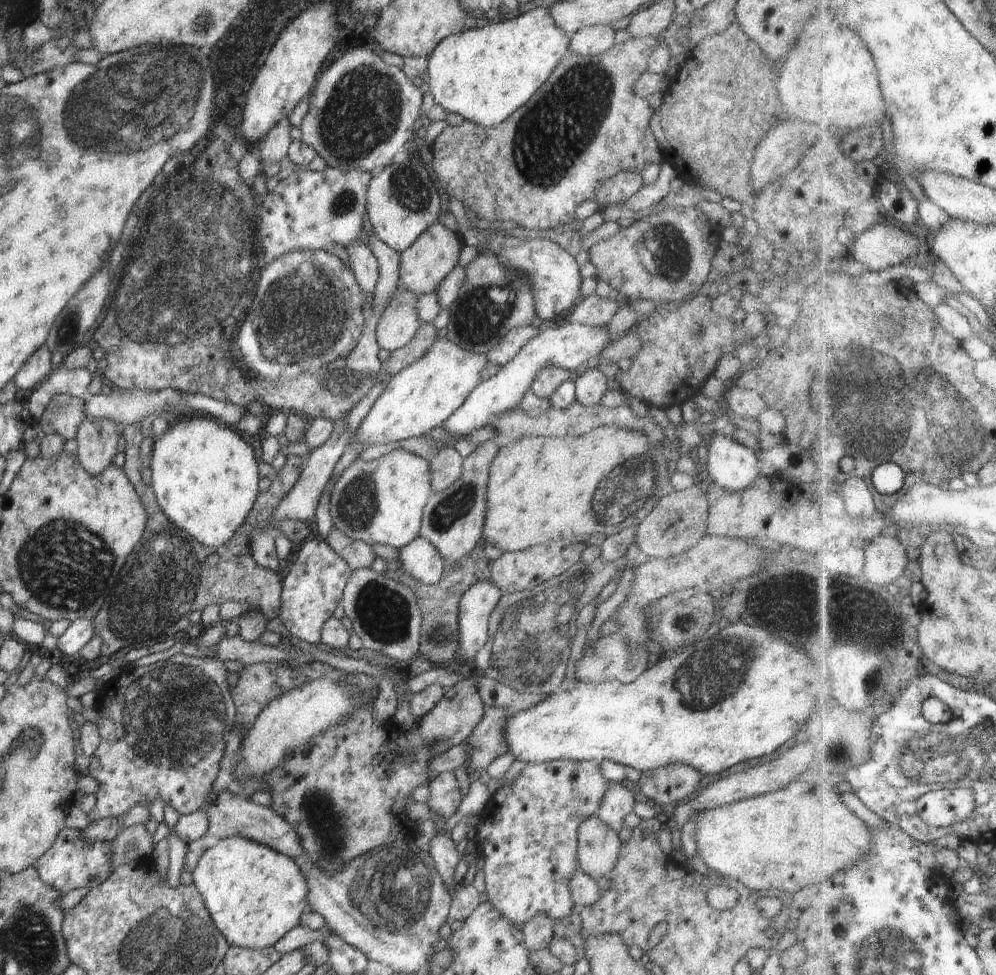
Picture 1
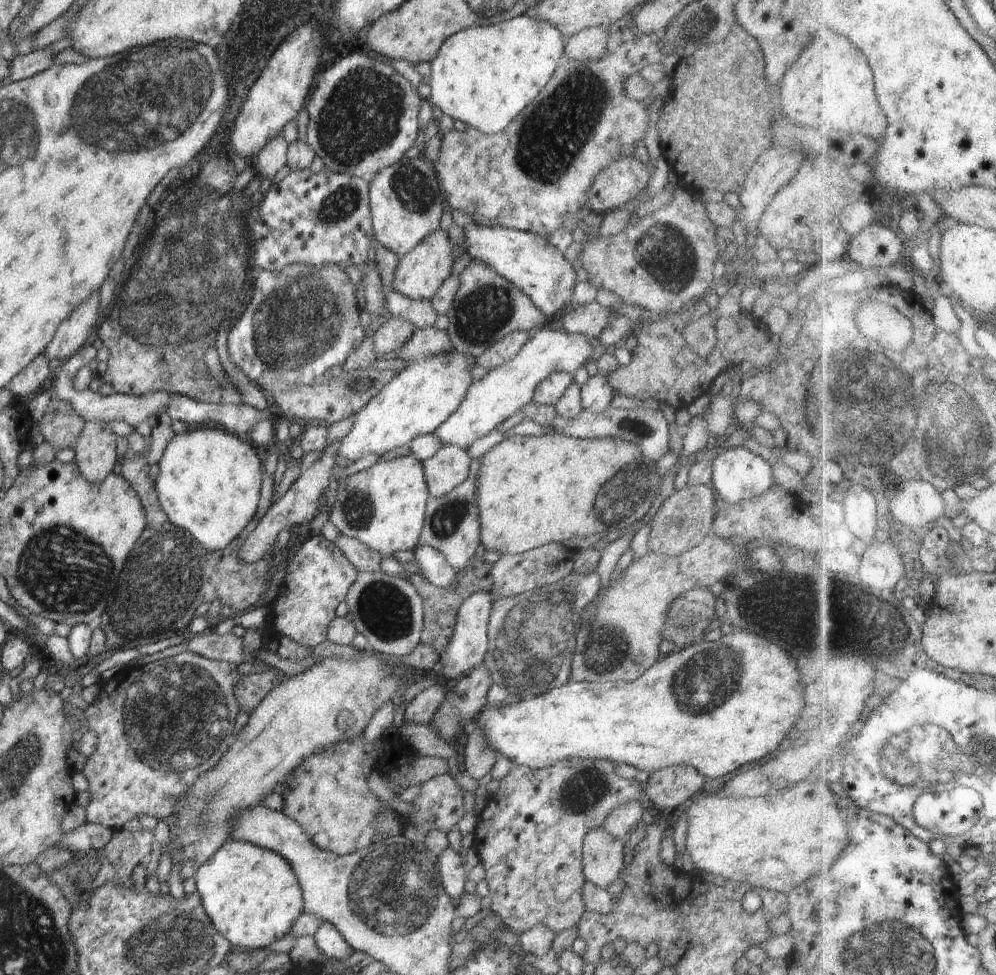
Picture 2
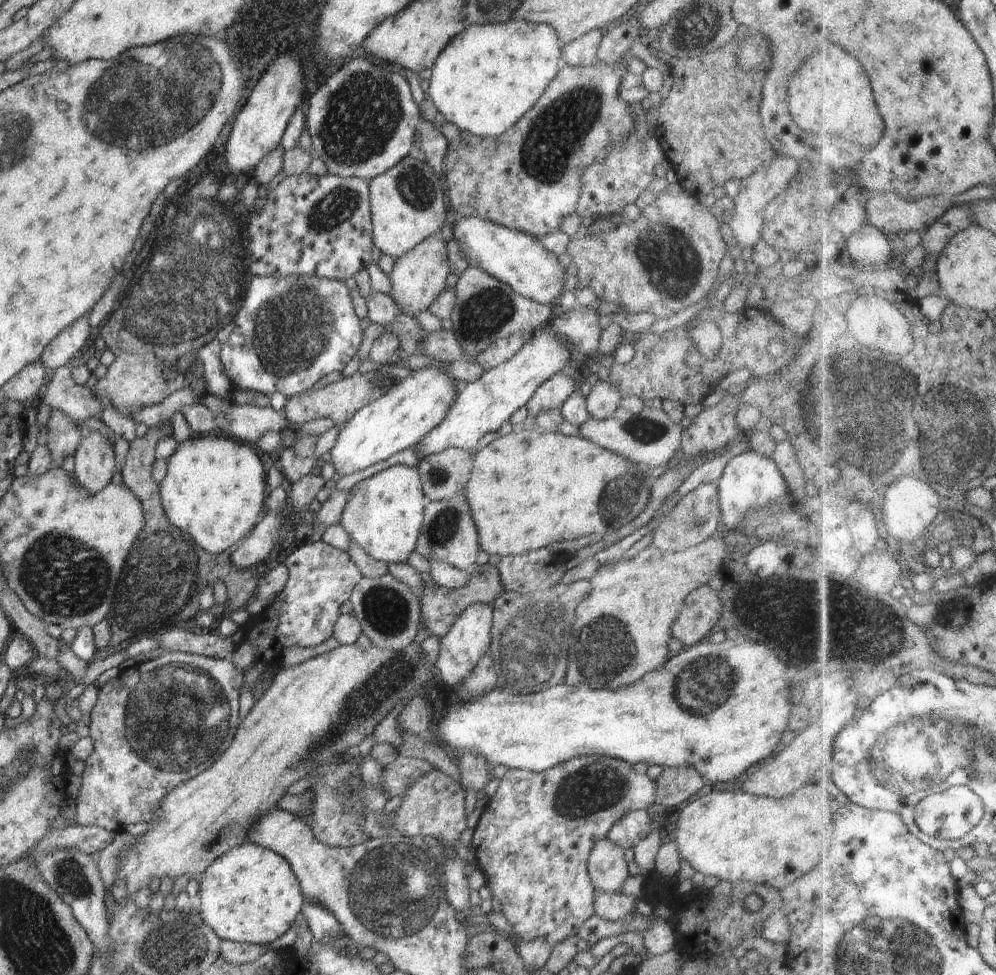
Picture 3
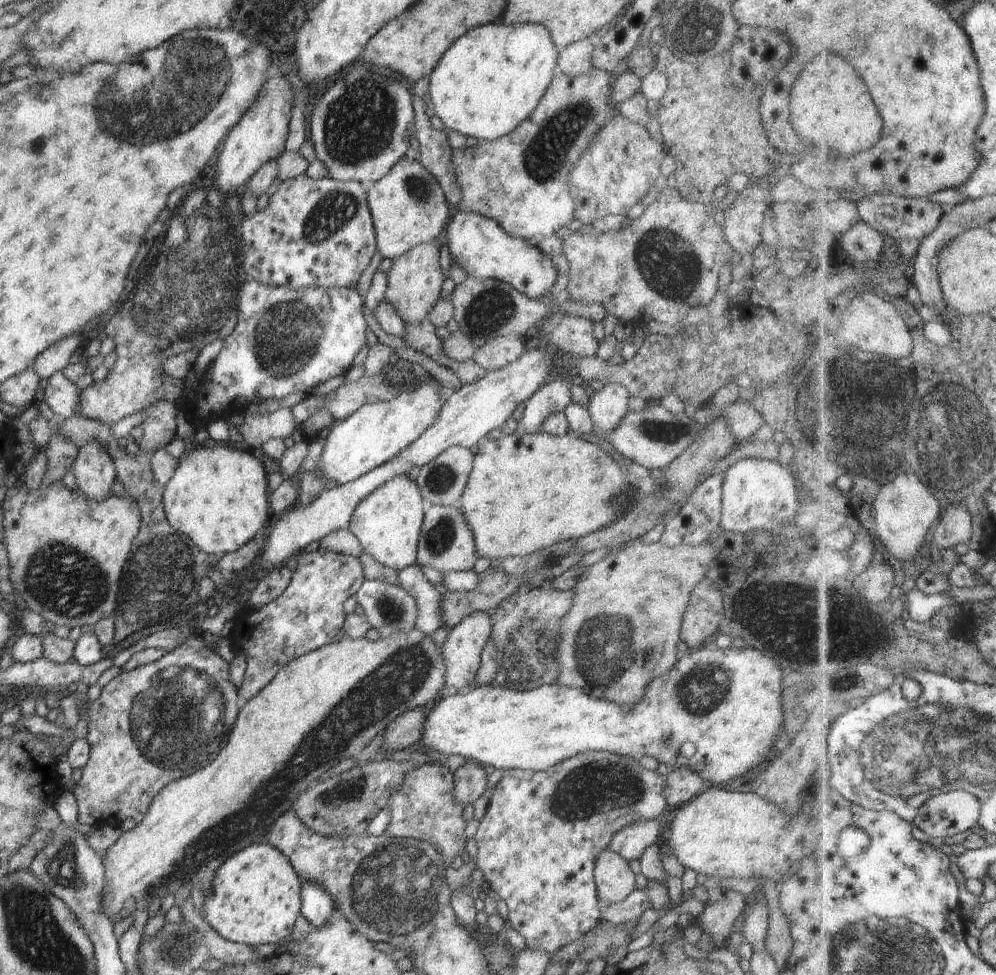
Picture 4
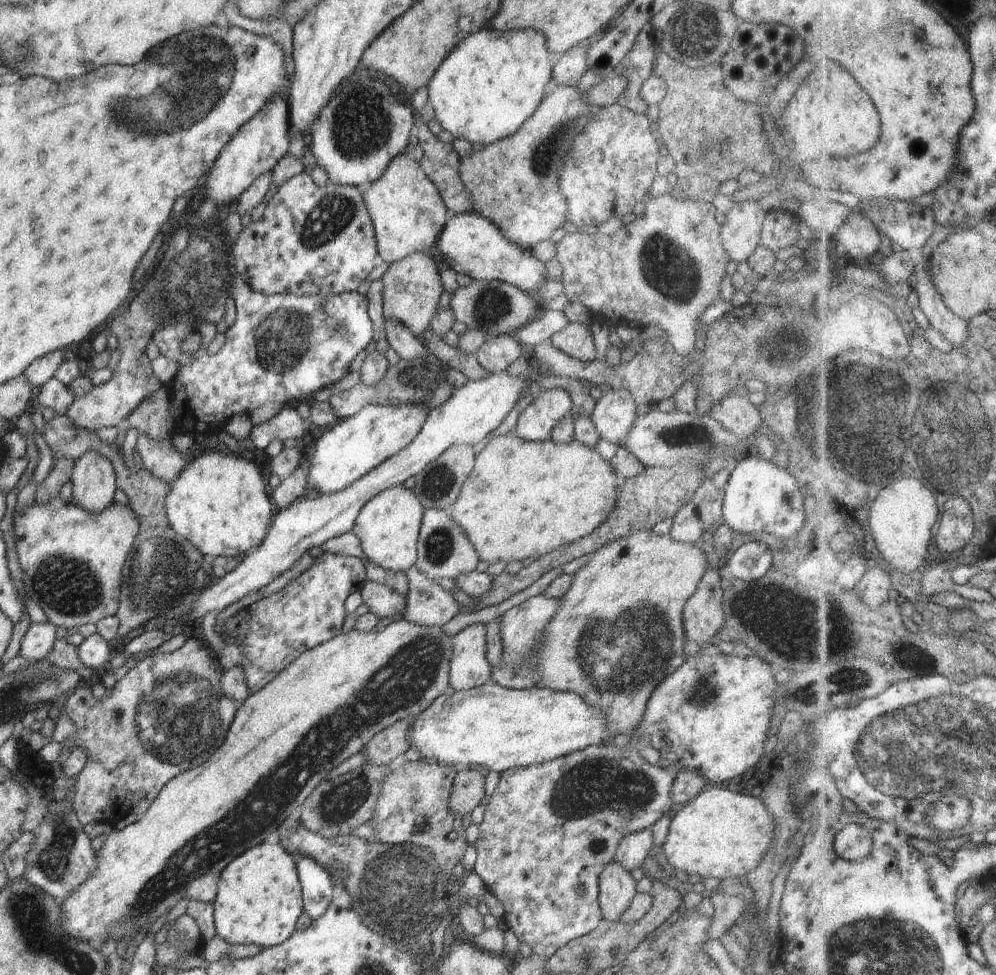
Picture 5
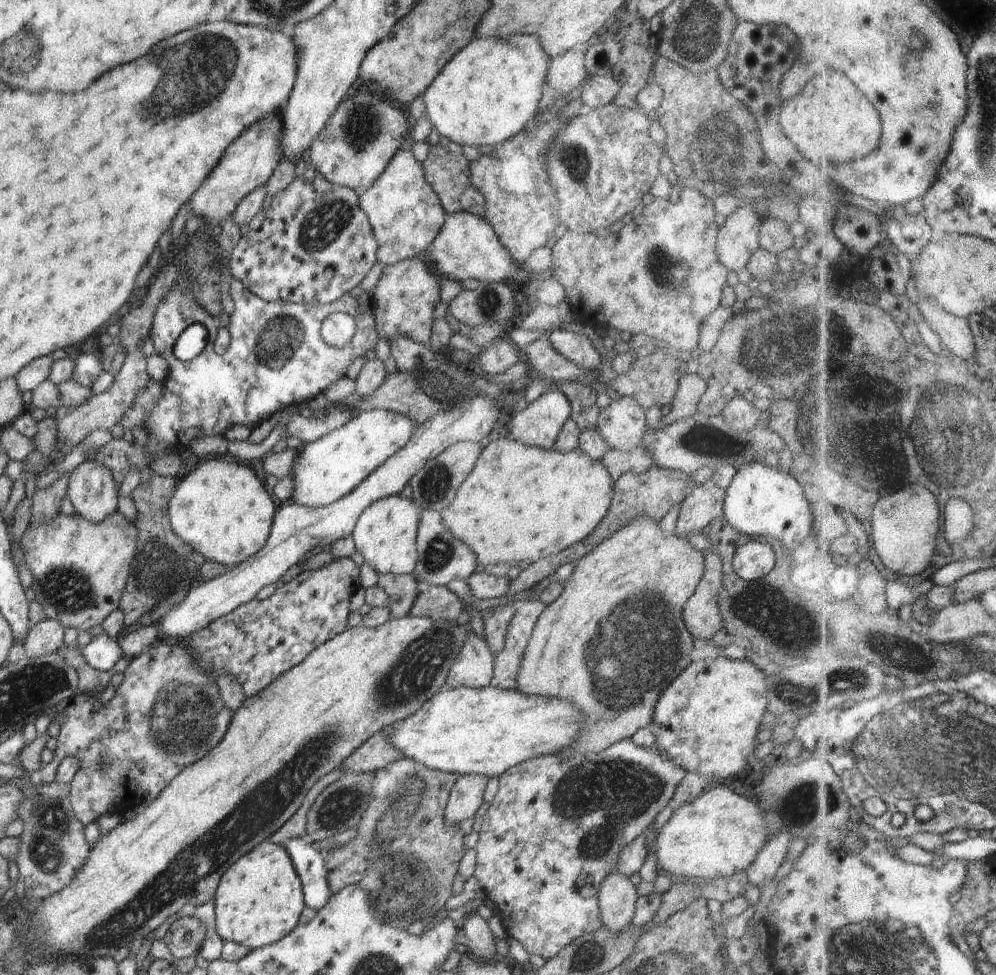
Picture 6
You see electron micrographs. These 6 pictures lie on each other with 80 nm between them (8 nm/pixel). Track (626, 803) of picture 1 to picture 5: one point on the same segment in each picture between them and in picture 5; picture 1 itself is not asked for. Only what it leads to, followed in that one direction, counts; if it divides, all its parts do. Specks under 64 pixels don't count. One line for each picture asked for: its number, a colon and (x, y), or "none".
2: (621, 819)
3: (630, 828)
4: (630, 841)
5: (631, 851)

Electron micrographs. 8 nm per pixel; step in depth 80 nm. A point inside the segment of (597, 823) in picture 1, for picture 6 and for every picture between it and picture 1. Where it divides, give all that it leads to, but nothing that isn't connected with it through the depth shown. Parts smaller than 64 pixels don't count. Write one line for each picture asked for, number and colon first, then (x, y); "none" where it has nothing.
2: (602, 859)
3: (606, 867)
4: (614, 880)
5: (617, 887)
6: (617, 896)

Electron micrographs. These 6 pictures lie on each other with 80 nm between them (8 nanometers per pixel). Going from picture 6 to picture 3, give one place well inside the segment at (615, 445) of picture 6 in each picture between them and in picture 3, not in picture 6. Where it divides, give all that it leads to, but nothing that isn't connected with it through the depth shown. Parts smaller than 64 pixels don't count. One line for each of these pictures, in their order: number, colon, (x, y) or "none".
3: (603, 399)
4: (607, 406)
5: (614, 412)

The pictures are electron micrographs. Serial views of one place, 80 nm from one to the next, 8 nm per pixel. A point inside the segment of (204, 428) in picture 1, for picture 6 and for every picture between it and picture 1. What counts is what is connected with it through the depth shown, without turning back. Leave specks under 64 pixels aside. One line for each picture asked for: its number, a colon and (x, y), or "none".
2: (208, 482)
3: (214, 488)
4: (217, 497)
5: (219, 503)
6: (221, 508)

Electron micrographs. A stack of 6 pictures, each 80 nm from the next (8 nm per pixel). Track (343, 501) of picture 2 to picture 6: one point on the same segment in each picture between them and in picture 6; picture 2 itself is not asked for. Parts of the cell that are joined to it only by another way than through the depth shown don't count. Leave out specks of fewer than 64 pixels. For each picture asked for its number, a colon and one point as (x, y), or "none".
3: (384, 514)
4: (387, 522)
5: (388, 526)
6: (385, 534)

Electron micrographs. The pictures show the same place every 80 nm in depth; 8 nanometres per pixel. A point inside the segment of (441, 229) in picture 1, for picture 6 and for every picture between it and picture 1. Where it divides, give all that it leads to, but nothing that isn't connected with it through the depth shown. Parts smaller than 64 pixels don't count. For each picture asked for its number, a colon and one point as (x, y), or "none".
2: (421, 271)
3: (417, 278)
4: (415, 279)
5: (412, 288)
6: (407, 293)

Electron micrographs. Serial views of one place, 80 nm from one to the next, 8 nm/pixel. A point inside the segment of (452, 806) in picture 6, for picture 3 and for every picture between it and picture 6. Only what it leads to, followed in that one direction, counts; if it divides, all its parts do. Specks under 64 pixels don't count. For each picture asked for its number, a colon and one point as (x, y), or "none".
3: (475, 770)
4: (471, 780)
5: (468, 790)

